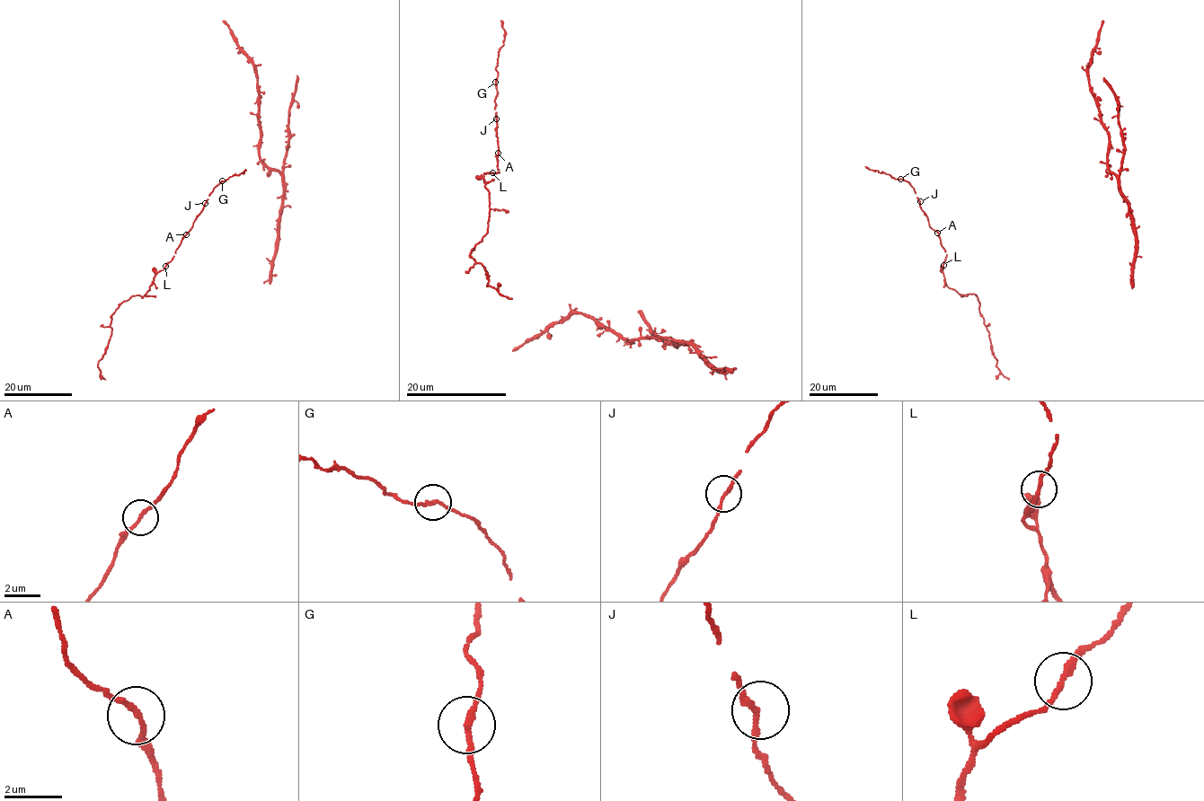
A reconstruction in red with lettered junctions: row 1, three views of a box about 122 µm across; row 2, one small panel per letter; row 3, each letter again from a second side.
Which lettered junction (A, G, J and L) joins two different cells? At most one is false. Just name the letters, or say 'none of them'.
none of them

